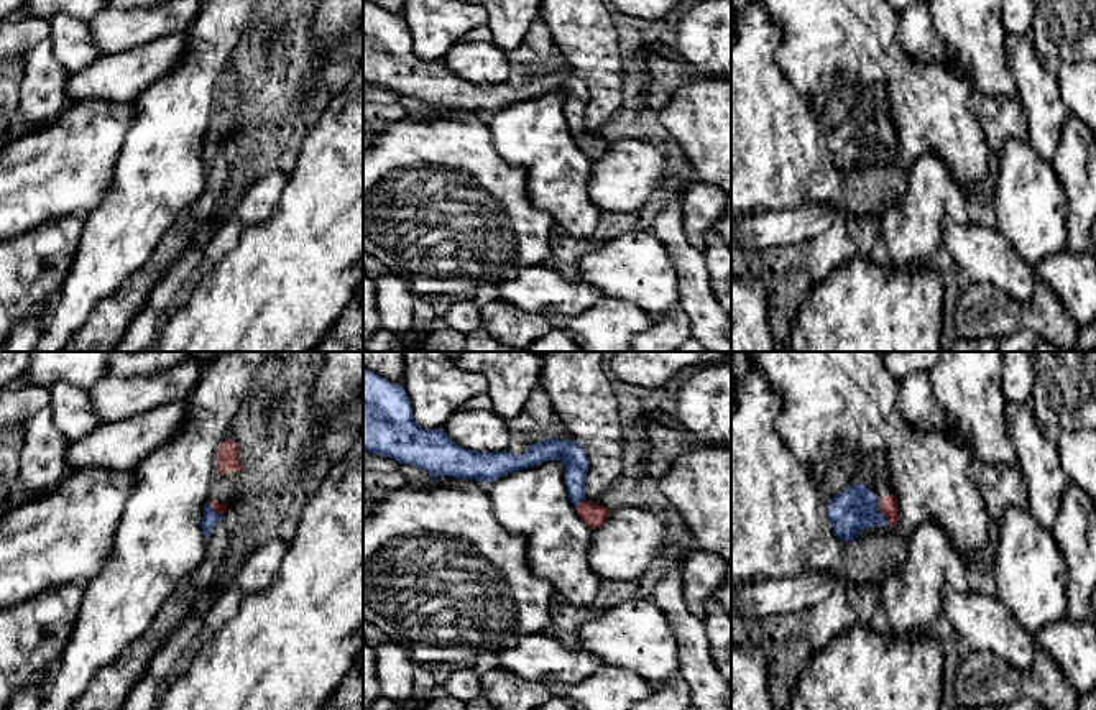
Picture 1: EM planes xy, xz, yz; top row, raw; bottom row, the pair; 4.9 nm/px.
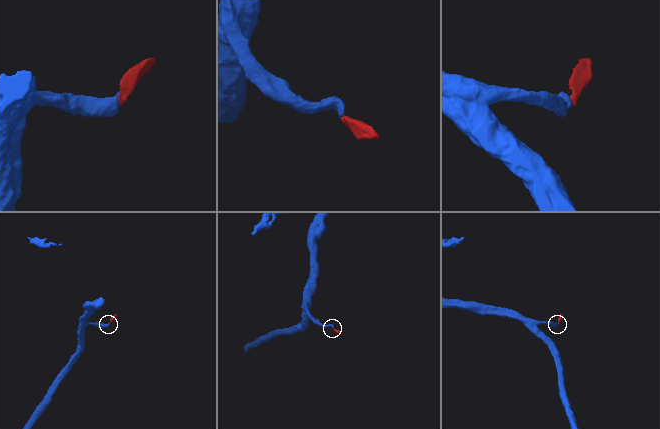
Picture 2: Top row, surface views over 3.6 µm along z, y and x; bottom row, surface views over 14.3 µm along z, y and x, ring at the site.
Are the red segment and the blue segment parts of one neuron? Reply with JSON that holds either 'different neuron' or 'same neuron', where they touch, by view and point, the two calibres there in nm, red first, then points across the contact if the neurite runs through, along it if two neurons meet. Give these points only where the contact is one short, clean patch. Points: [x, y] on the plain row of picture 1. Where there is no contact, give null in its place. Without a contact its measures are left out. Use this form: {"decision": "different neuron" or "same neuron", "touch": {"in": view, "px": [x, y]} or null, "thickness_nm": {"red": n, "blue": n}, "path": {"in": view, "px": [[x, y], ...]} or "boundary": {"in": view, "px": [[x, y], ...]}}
{"decision": "same neuron", "touch": {"in": "yz", "px": [884, 145]}, "thickness_nm": {"red": 90, "blue": 200}, "path": {"in": "yz", "px": [[889, 137], [884, 145], [868, 145], [855, 140]]}}

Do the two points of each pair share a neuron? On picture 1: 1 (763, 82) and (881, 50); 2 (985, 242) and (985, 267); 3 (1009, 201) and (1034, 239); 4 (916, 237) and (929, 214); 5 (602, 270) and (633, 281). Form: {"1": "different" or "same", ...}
{"1": "different", "2": "same", "3": "same", "4": "same", "5": "same"}

